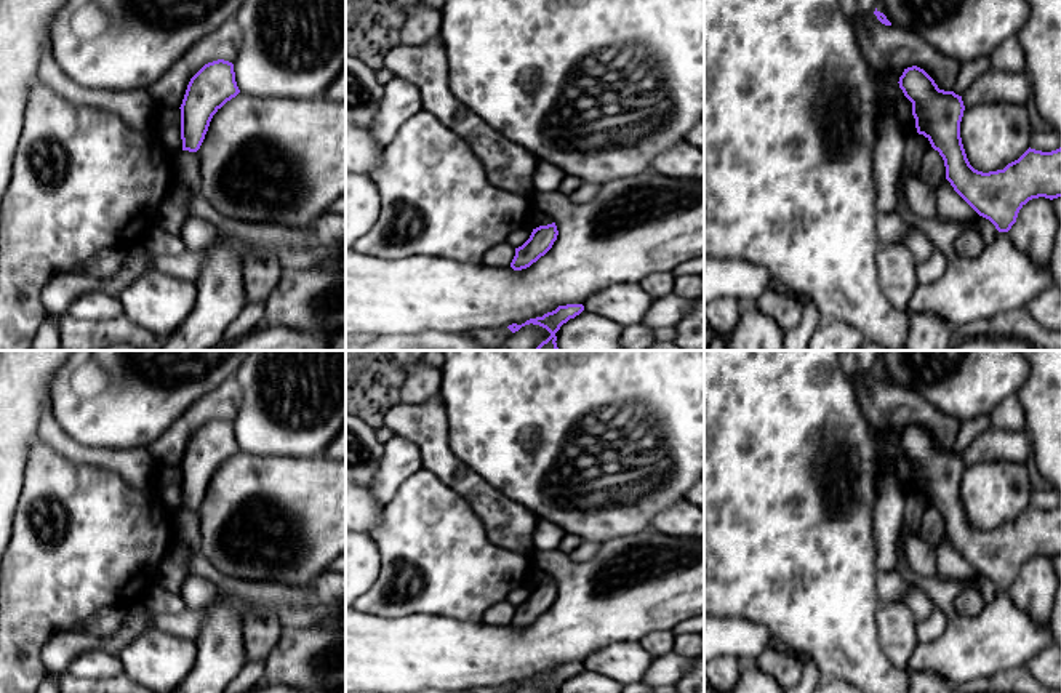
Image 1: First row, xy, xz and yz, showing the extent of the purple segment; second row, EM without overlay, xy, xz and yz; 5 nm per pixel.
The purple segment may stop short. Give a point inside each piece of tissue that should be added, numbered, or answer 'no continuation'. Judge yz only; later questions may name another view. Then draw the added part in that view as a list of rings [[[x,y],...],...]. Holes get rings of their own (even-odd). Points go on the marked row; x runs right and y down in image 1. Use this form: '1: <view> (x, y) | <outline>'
no continuation

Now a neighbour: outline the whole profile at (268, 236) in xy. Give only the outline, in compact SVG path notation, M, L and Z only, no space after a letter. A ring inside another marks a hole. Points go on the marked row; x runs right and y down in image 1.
M198 187L192 189L189 216L206 219L221 232L234 235L246 243L274 250L306 246L314 238L312 230L290 229L272 224L245 224L234 219L226 219L210 205Z

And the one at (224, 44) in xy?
M232 18L218 30L192 45L147 93L162 107L181 107L190 78L208 62L224 59L234 62L242 46L242 30Z

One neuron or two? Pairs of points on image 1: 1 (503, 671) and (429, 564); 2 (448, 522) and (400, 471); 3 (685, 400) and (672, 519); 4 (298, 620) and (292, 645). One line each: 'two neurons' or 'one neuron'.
1: two neurons
2: two neurons
3: two neurons
4: two neurons

